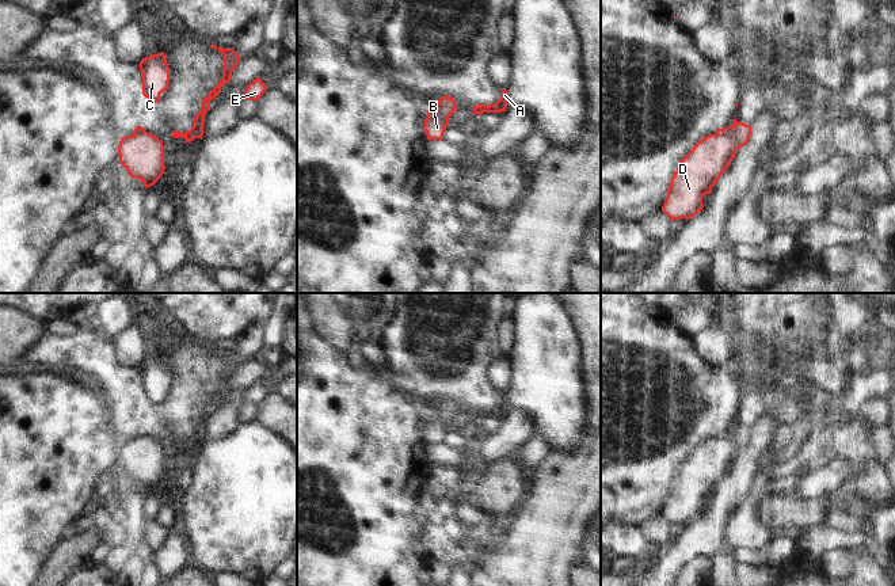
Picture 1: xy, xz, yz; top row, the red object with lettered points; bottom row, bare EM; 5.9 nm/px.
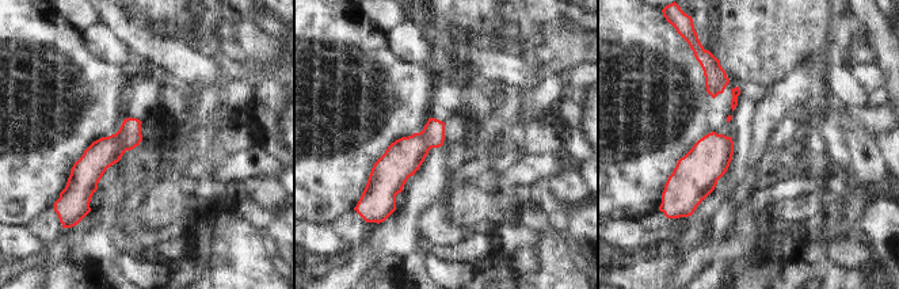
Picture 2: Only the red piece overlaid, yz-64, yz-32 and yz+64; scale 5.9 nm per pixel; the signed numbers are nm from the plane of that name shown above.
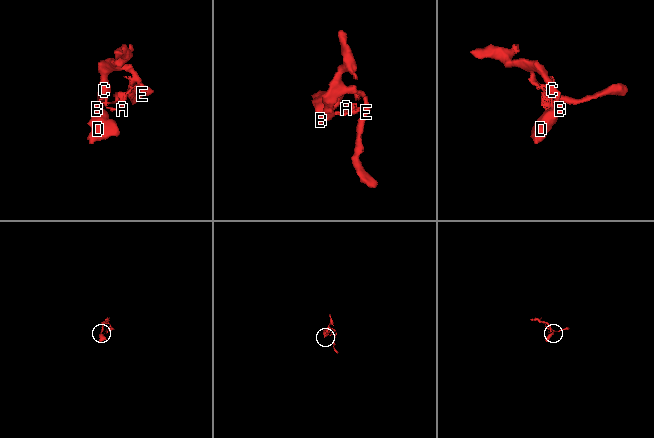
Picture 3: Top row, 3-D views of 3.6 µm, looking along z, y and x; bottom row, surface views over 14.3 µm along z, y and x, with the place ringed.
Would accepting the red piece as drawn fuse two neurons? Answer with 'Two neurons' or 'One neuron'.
Two neurons

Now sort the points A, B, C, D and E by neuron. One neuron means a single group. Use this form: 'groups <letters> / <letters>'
groups A C E / B D

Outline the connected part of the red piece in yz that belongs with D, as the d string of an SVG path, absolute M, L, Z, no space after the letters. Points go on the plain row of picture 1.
M735 425L730 438L709 438L678 467L662 515L670 524L692 522L702 514L702 501L712 496L735 456L747 449L751 430Z

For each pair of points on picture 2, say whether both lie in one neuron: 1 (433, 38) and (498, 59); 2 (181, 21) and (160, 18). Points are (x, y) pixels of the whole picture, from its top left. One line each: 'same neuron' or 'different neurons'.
1: same neuron
2: same neuron

